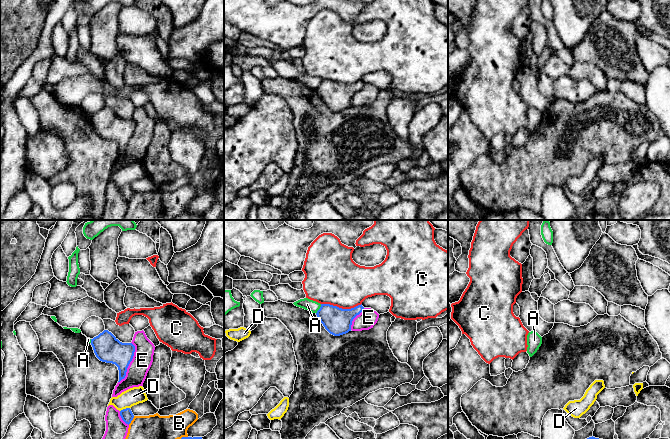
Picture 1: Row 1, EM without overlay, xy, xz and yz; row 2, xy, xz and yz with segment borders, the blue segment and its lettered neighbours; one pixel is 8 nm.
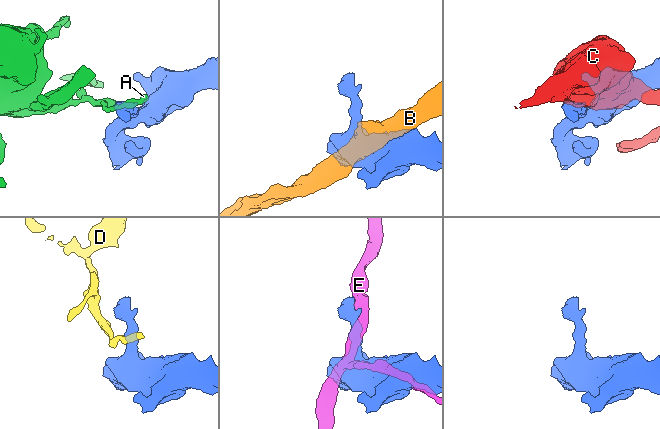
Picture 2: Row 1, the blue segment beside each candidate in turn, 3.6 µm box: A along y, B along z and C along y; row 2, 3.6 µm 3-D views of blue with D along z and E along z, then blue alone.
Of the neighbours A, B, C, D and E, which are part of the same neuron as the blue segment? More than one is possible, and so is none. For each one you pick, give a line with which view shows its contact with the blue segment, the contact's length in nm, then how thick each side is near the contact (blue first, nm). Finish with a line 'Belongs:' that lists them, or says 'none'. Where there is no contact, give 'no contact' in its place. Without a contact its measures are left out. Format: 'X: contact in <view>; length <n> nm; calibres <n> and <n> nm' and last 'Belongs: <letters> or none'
Belongs: none

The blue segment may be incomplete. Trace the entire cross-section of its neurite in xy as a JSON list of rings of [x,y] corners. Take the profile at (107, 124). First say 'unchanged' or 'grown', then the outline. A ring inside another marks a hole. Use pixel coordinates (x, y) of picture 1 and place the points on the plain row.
unchanged | [[[104,106],[91,115],[96,133],[106,139],[115,140],[119,146],[119,157],[125,154],[127,144],[133,135],[135,122],[120,118],[111,108]]]

